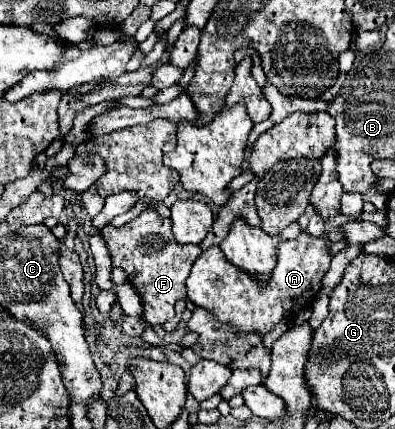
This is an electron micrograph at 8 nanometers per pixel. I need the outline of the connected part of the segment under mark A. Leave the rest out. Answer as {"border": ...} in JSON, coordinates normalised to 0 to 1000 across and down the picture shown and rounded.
{"border":[[[757,543],[752,557],[722,562],[701,576],[701,622],[691,627],[691,646],[681,660],[661,660],[635,641],[620,641],[600,622],[585,622],[575,613],[565,585],[544,571],[514,585],[473,646],[473,688],[478,697],[524,725],[534,725],[554,748],[590,753],[605,762],[605,772],[656,772],[661,781],[681,776],[711,744],[742,748],[752,730],[762,730],[782,706],[803,692],[813,674],[813,650],[833,632],[838,594],[833,594],[838,566],[828,562],[828,548],[818,552],[787,552],[772,543]]]}

